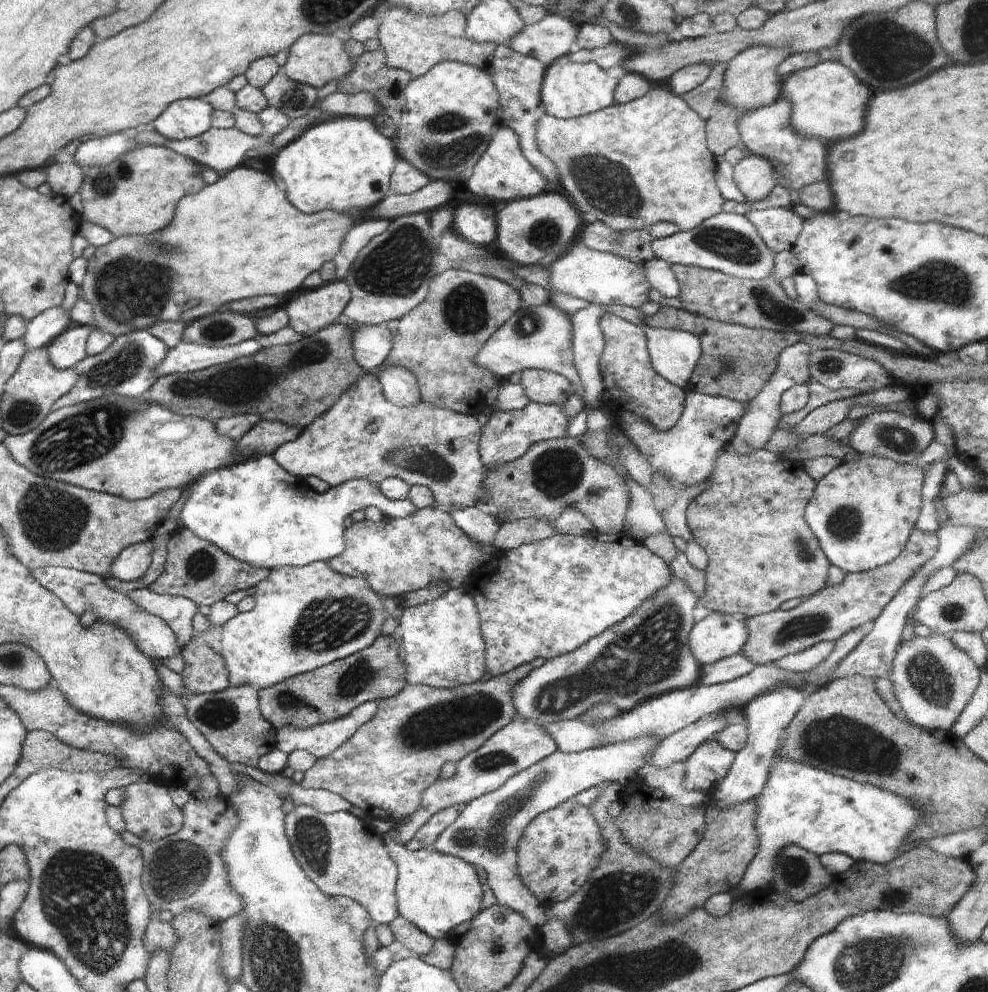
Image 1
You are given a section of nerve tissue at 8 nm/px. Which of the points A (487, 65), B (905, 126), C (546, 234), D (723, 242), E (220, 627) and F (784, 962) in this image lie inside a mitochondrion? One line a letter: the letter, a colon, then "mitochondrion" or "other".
A: other
B: other
C: mitochondrion
D: mitochondrion
E: other
F: other

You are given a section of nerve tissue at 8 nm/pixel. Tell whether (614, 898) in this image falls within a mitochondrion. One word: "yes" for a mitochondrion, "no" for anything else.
yes

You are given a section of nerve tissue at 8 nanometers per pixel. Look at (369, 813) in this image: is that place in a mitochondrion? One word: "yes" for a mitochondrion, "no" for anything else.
no

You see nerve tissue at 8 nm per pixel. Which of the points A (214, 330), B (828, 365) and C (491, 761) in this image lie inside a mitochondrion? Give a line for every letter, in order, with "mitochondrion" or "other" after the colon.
A: mitochondrion
B: mitochondrion
C: mitochondrion

